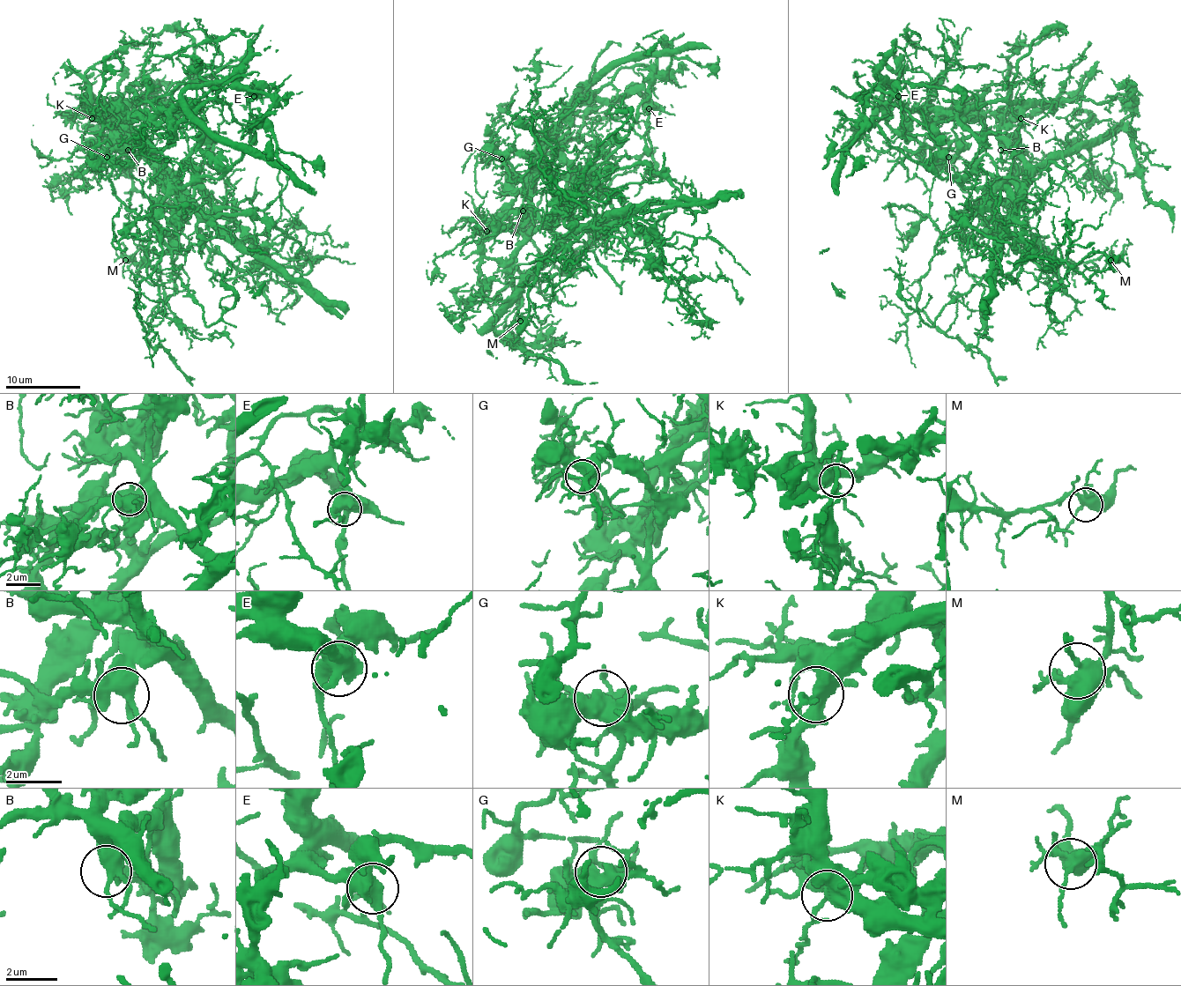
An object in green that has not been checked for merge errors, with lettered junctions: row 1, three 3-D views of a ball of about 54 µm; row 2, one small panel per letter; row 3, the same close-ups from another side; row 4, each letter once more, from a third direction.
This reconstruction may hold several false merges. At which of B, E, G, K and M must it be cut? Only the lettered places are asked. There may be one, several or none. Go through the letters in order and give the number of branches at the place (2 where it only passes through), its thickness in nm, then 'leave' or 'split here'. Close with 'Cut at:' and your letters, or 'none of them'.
B: 6 | 500 nm | leave
E: 4 | 500 nm | leave
G: 6 | 480 nm | leave
K: 4 | 440 nm | leave
M: 7 | 480 nm | leave
Cut at: none of them

